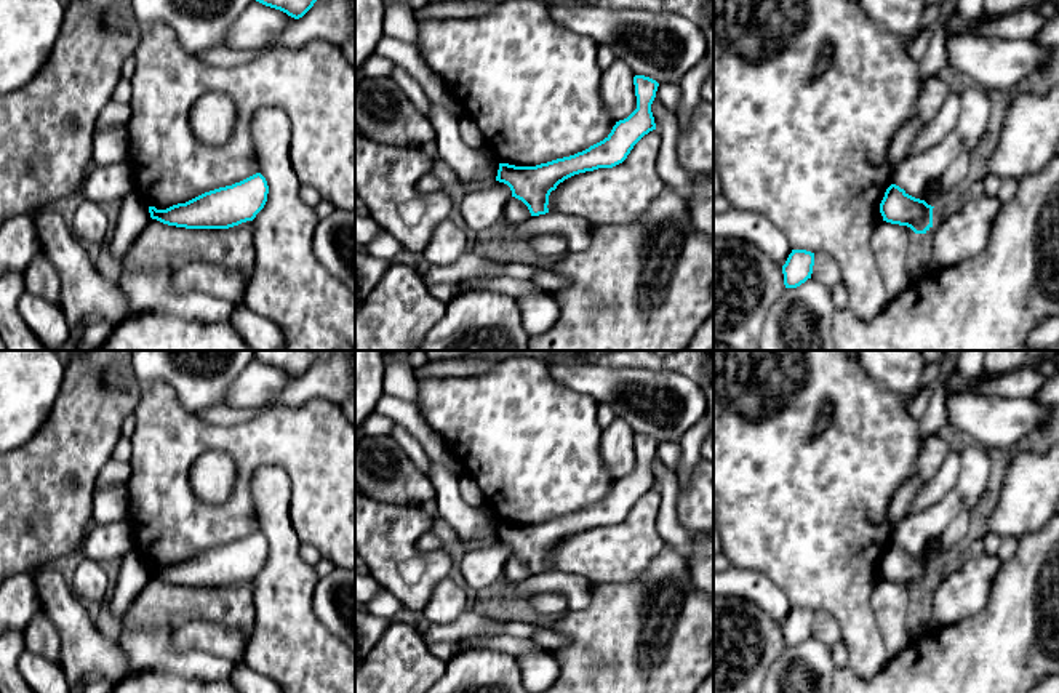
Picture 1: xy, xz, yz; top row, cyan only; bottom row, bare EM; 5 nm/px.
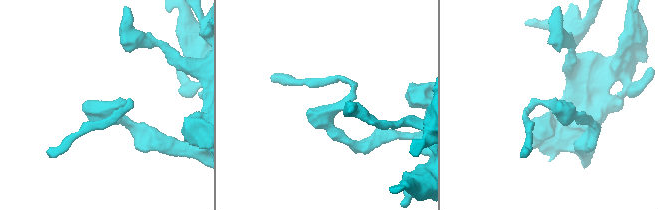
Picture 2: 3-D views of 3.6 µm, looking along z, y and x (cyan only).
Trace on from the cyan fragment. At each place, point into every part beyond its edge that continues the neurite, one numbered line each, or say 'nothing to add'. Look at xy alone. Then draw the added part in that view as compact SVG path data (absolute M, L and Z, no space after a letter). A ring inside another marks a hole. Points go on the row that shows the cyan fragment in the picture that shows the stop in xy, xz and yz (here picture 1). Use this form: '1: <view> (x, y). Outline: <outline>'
nothing to add

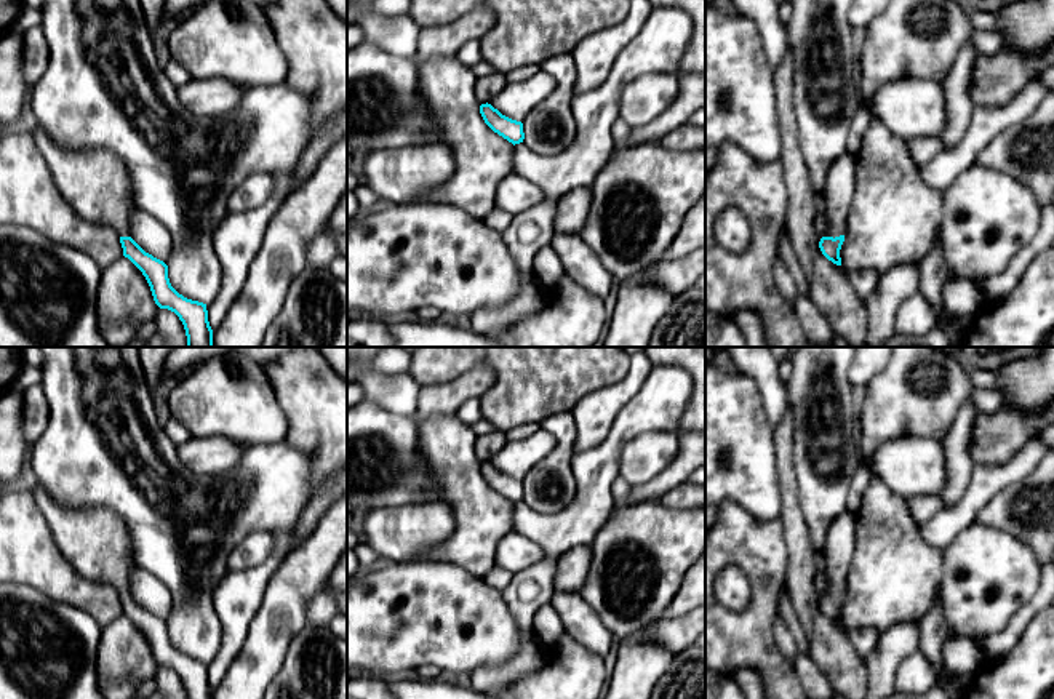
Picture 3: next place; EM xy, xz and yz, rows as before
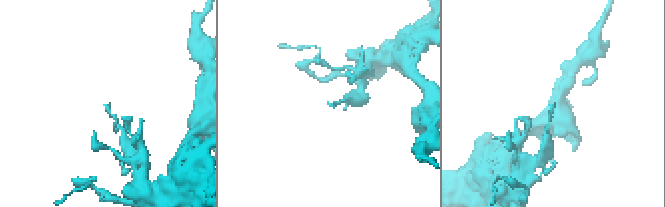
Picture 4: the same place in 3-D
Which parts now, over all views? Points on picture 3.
1: yz (840, 186). Outline: M849 152L835 158L825 182L825 237L840 237L846 222L856 190L856 157Z

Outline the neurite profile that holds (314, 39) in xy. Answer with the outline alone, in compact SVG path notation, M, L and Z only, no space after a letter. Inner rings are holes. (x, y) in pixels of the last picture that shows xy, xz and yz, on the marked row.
M326 0L261 3L288 61L286 83L310 104L310 139L347 112L347 21Z

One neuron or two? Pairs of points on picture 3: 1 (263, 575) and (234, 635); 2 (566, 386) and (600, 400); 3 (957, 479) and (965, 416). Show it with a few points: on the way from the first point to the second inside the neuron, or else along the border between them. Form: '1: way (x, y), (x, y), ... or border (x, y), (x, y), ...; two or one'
1: way (248, 589), (237, 600), (235, 621); one
2: border (621, 379), (592, 389), (570, 413); two
3: way (958, 463), (960, 432); one

